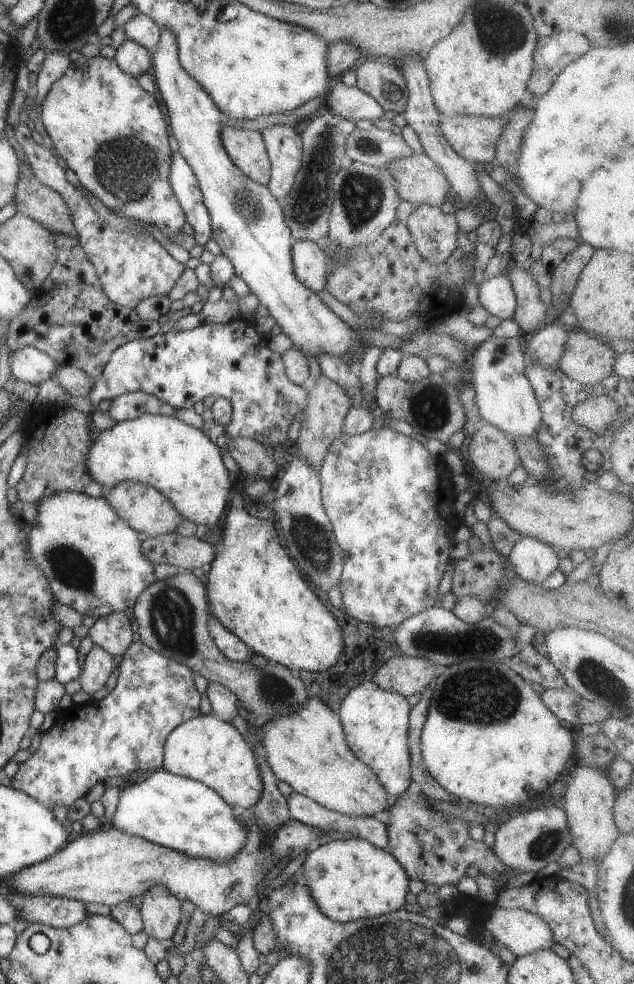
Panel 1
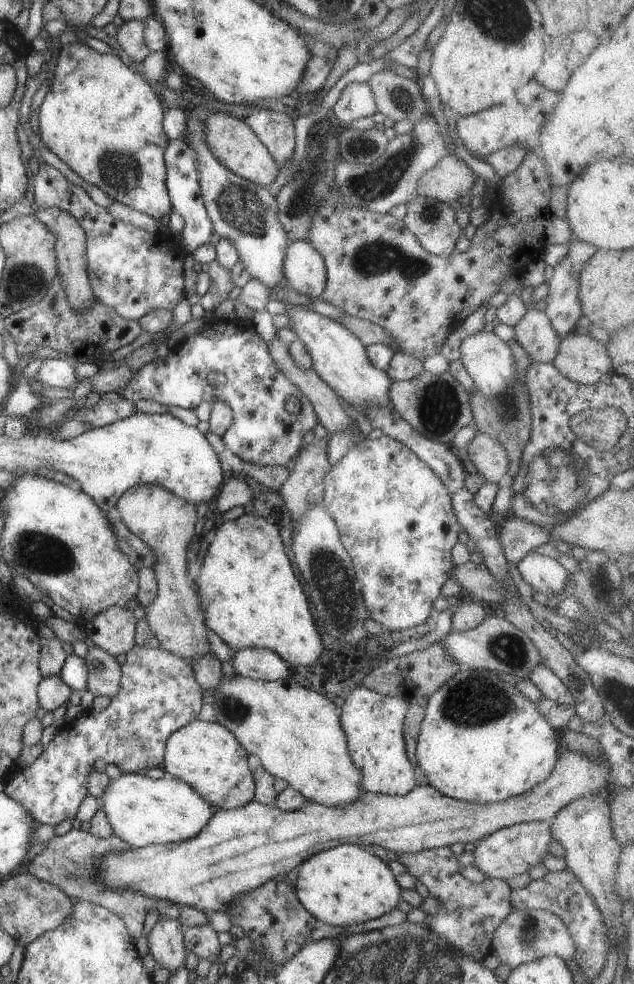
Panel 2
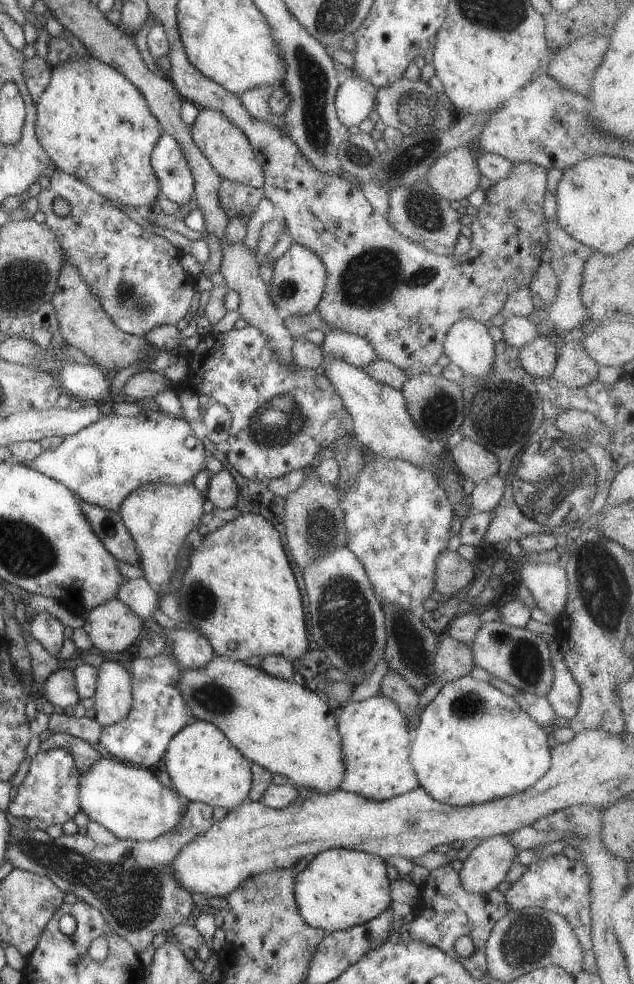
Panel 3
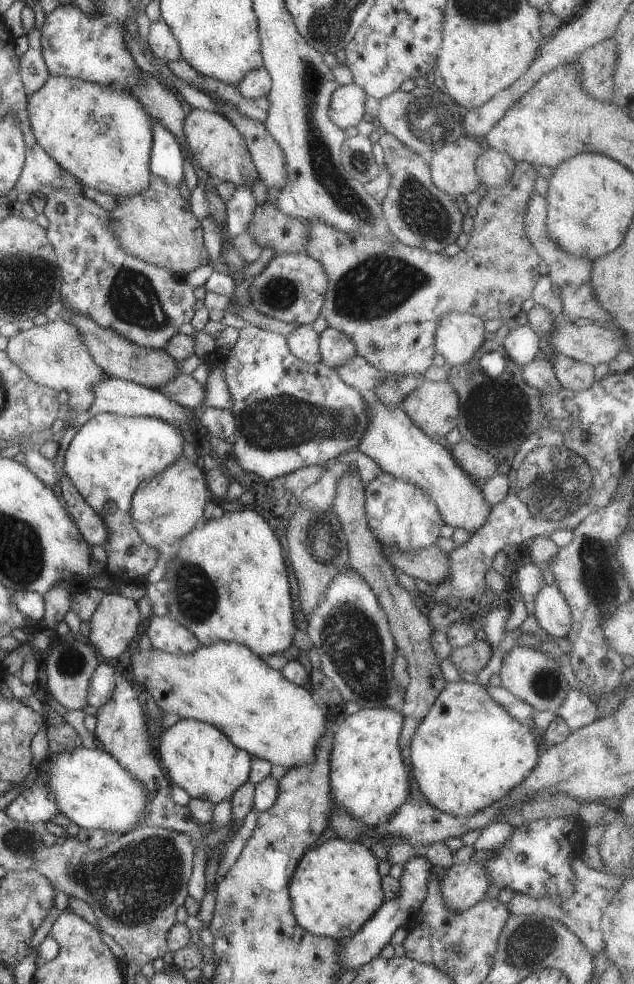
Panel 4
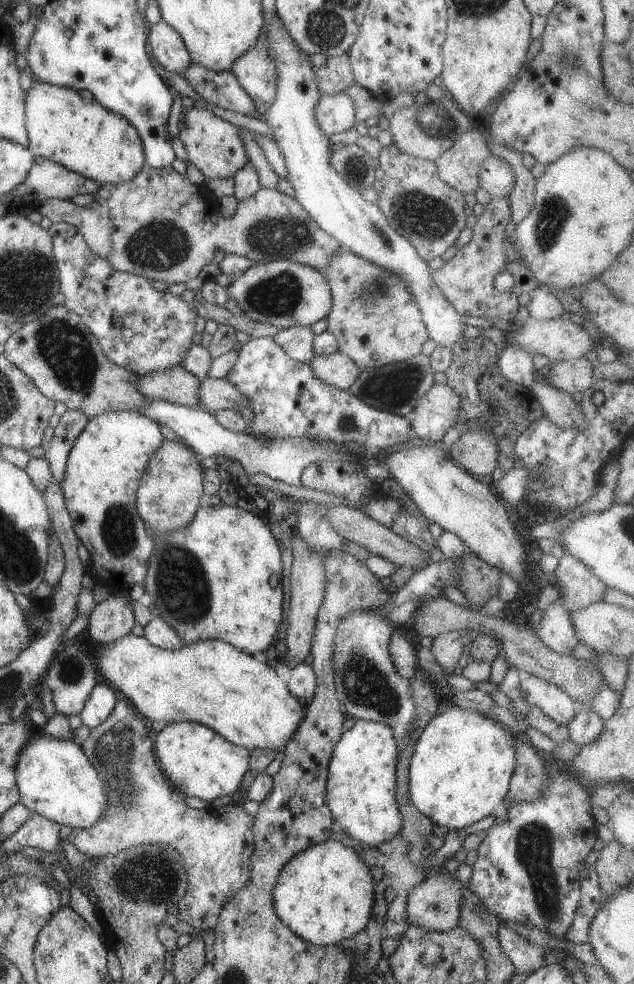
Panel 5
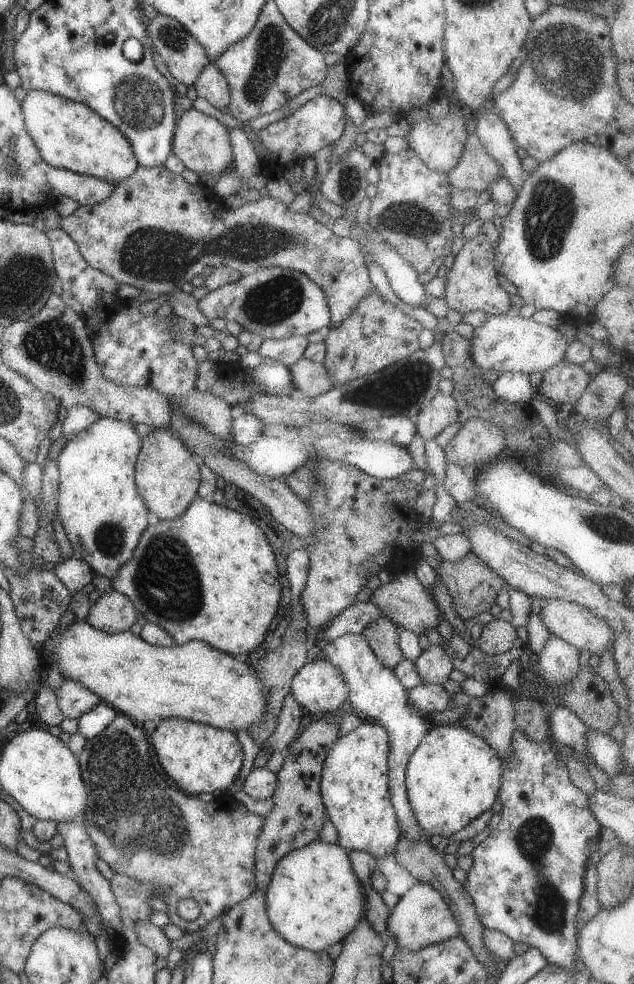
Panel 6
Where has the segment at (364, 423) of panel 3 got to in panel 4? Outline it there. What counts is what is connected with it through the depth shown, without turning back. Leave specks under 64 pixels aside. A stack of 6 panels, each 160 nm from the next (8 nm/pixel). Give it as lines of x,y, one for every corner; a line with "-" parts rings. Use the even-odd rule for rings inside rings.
369,392
362,393
367,406
365,432
355,448
369,457
382,472
390,476
407,480
409,484
421,489
433,498
433,504
445,525
454,530
463,528
473,535
489,515
490,506
483,500
482,490
477,488
468,474
461,470
452,459
448,446
443,441
428,437
417,428
411,418
398,406
385,406
376,397
369,397

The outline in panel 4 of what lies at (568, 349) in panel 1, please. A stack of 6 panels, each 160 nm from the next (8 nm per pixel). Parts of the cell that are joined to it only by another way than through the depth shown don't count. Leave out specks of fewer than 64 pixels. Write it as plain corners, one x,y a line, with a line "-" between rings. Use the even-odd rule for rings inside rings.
556,354
552,371
561,388
572,391
586,389
593,380
593,365

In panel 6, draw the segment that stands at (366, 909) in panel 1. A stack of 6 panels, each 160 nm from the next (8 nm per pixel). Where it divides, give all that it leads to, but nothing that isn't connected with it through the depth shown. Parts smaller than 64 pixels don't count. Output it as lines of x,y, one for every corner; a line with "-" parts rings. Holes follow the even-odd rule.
311,841
282,856
265,891
267,918
275,932
294,947
325,951
358,923
364,912
361,882
352,872
348,852
337,844

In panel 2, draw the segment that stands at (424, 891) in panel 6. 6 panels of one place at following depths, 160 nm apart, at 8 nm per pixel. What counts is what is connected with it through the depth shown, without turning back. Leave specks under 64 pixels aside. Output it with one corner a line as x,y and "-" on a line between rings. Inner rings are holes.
548,819
543,822
516,823
490,833
477,842
477,846
472,851
472,864
483,873
486,879
499,879
502,882
528,872
530,867
542,862
548,852
549,840
552,838
550,821

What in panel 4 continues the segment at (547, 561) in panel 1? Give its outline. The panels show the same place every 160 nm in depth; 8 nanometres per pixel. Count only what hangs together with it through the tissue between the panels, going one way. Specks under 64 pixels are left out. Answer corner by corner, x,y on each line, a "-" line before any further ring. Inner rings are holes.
543,582
541,590
533,598
533,612
542,634
563,639
567,637
571,622
569,606
555,584

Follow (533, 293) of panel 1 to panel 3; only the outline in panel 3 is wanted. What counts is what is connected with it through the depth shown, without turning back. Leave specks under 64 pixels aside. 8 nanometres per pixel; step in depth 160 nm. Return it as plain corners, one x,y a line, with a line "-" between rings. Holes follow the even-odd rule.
537,334
531,342
518,349
519,366
531,374
541,378
551,376
557,356
558,342
550,336

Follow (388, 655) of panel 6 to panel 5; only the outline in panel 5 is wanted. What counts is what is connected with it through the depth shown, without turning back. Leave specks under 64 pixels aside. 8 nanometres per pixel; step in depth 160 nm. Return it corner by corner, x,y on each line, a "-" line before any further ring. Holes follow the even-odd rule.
395,629
389,640
389,655
397,675
409,681
419,669
416,651
405,638
402,629

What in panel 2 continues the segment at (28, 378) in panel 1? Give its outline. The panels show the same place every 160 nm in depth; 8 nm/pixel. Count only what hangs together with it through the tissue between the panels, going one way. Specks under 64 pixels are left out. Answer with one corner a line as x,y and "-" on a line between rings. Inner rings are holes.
52,358
43,359
34,376
34,385
47,385
57,388
65,388
73,390
76,386
77,376
76,369
73,367
73,362
69,359

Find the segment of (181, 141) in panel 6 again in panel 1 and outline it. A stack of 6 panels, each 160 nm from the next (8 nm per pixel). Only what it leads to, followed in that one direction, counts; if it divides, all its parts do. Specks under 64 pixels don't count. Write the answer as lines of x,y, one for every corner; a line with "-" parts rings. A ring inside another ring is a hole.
224,125
220,130
222,147
229,160
248,179
266,186
270,179
270,160
259,131

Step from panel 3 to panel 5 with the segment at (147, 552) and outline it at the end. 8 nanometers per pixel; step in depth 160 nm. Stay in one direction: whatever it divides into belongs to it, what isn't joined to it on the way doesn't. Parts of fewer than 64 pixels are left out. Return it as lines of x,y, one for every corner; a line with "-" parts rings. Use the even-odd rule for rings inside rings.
165,440
161,444
161,448
157,448
151,454
149,460
147,460
147,464
145,464
143,476
141,476
139,486
136,490
137,515
156,534
173,532
173,530
179,530
179,528
187,528
189,522
193,522
193,516
195,516
195,512
199,508
201,493
203,493
203,478
200,458
181,442

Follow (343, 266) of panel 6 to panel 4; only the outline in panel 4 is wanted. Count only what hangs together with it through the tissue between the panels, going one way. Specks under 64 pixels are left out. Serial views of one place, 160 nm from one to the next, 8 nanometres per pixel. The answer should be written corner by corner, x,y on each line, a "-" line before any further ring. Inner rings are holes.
153,177
145,190
133,196
119,196
116,200
115,208
109,212
109,232
117,236
121,250
179,277
207,264
200,222
191,214
190,203
181,198
178,188
-
267,199
257,204
247,232
253,236
255,244
262,248
271,246
274,254
281,252
304,252
307,238
307,222
303,219
285,218
277,210
276,200

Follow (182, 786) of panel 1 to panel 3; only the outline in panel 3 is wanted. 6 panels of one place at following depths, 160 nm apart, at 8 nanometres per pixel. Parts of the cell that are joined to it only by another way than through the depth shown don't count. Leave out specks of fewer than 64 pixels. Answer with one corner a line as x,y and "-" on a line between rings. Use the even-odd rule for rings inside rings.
99,758
79,776
79,809
90,822
112,838
149,842
173,830
187,810
186,801
175,790
163,787
149,770
129,763

